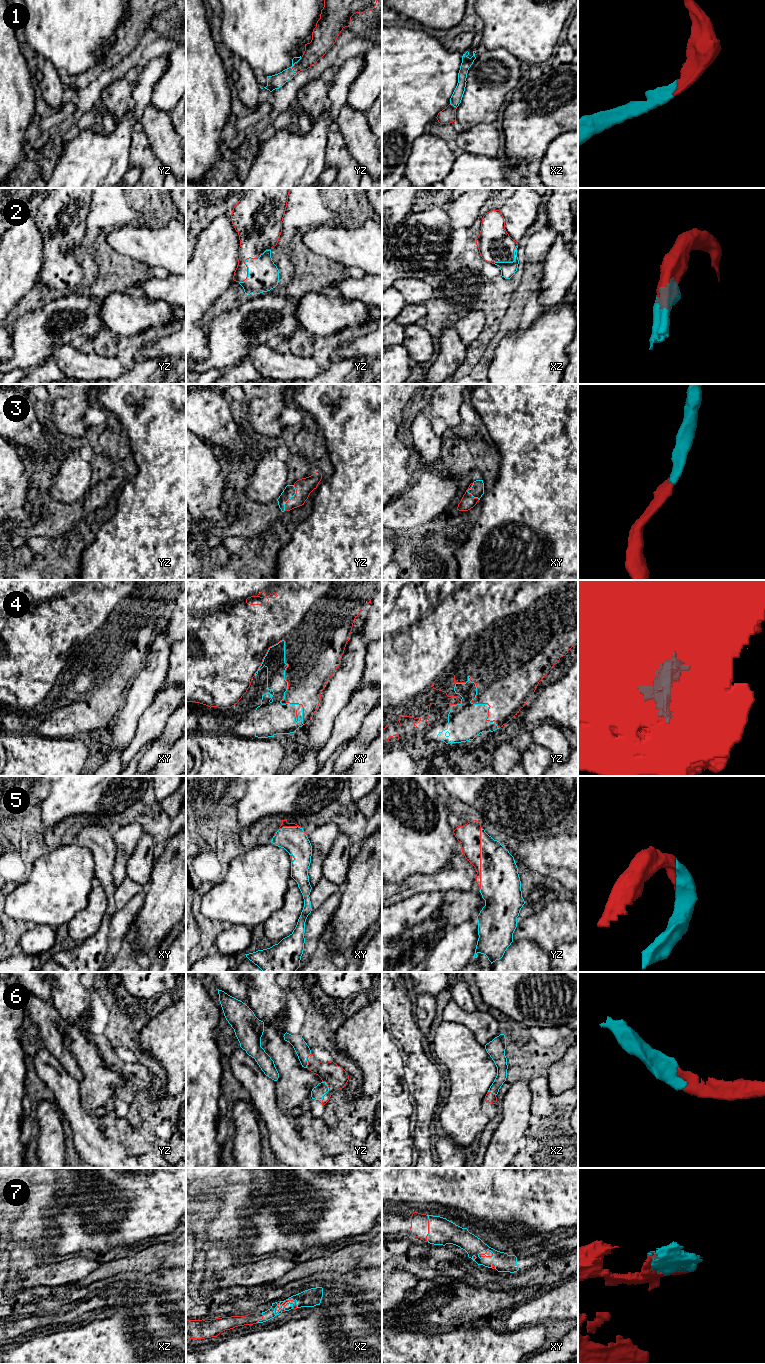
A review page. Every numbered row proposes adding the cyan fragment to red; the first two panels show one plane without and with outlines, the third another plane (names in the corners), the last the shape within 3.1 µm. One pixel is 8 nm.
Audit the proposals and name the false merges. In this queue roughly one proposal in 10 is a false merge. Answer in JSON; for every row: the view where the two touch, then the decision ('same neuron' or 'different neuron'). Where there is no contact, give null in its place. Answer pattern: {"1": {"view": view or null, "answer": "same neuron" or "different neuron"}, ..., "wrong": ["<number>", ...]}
{"1": {"view": "yz", "answer": "same neuron"}, "2": {"view": "yz", "answer": "same neuron"}, "3": {"view": "yz", "answer": "same neuron"}, "4": {"view": "xy", "answer": "different neuron"}, "5": {"view": "yz", "answer": "same neuron"}, "6": {"view": "yz", "answer": "same neuron"}, "7": {"view": "xz", "answer": "same neuron"}, "wrong": ["4"]}

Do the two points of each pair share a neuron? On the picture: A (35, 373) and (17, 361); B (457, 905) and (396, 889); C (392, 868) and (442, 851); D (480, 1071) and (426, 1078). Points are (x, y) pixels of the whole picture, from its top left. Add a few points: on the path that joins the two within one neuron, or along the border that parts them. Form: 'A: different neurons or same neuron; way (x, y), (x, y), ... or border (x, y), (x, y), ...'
A: different neurons; border (51, 356), (30, 368)
B: different neurons; border (439, 890), (418, 892), (408, 898)
C: same neuron; way (404, 856), (409, 851), (430, 851)
D: different neurons; border (430, 1054), (440, 1065)

